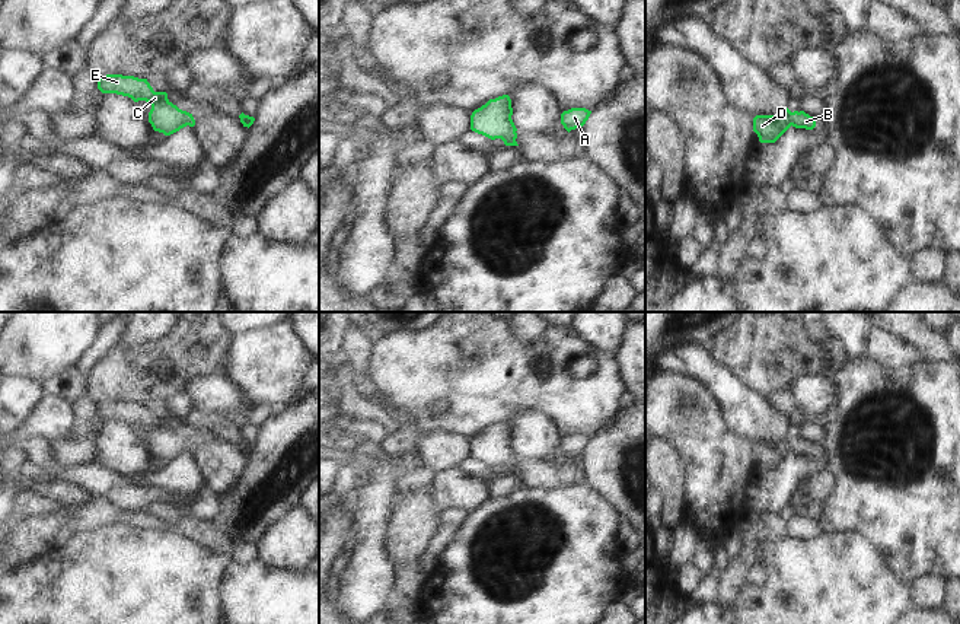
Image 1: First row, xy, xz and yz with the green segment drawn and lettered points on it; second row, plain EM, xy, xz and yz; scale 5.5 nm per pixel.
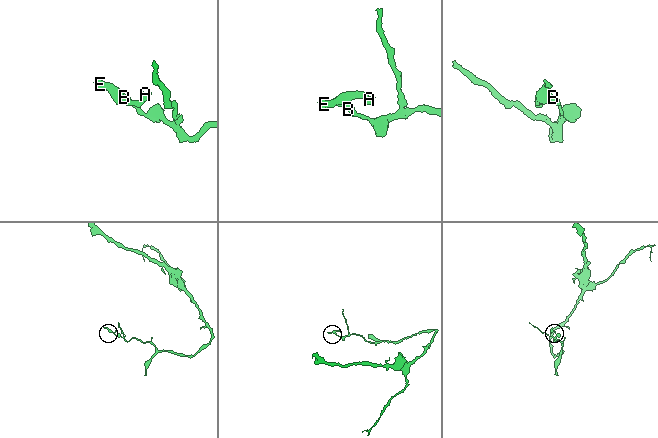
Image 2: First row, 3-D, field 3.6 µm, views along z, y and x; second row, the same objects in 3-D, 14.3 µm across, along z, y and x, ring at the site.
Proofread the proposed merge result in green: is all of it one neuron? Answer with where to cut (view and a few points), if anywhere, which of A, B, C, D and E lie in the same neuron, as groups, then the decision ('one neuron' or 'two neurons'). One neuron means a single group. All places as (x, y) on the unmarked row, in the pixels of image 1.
cut none; groups A B C D E; one neuron

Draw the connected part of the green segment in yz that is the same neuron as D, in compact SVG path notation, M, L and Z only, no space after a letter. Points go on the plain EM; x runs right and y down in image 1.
M788 434L779 442L756 442L753 458L760 469L775 469L790 453L813 456L816 446L804 437L791 439Z

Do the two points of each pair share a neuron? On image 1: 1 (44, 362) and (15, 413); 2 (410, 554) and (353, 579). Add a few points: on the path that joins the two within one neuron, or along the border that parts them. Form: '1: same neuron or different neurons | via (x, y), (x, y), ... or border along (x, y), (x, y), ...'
1: different neurons | border along (15, 375), (37, 378), (41, 382)
2: different neurons | border along (389, 527), (388, 553), (398, 563)

